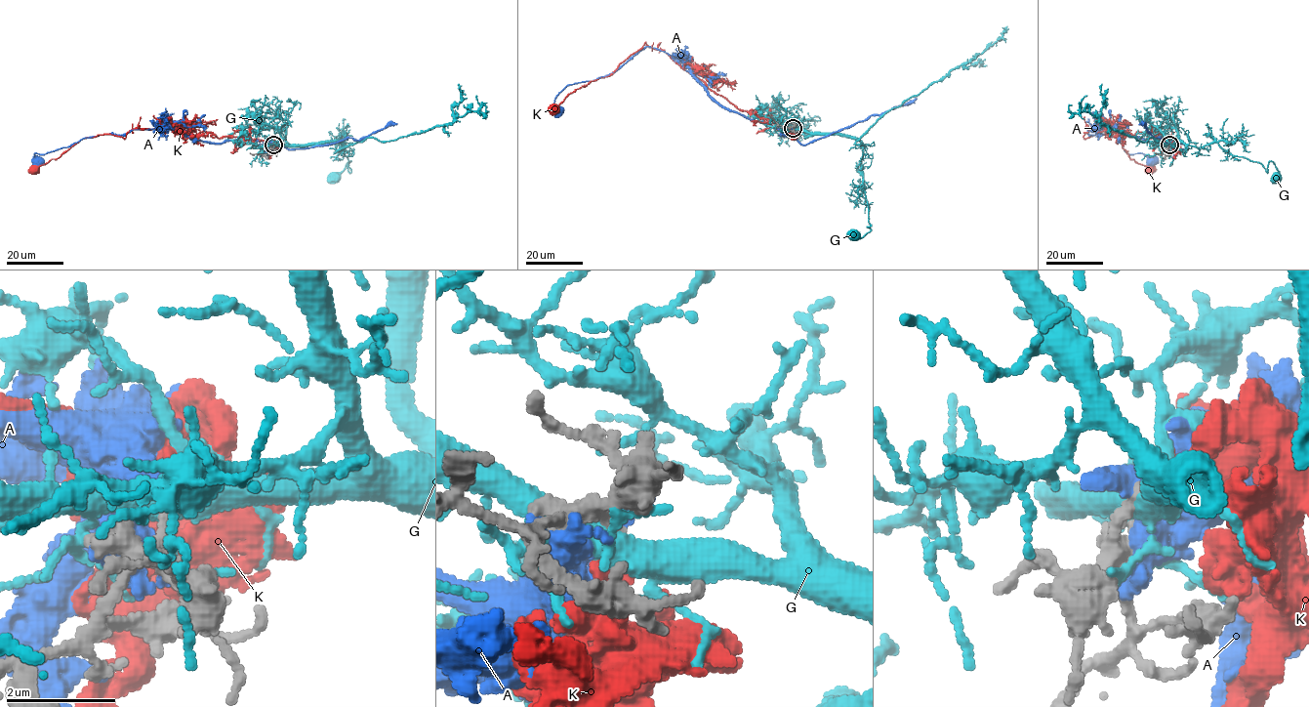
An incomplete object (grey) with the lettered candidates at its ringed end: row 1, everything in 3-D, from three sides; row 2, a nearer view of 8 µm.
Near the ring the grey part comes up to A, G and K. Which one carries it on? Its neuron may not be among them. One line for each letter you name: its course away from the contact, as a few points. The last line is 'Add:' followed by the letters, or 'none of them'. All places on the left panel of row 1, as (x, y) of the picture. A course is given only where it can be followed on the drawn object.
Add: none of them

